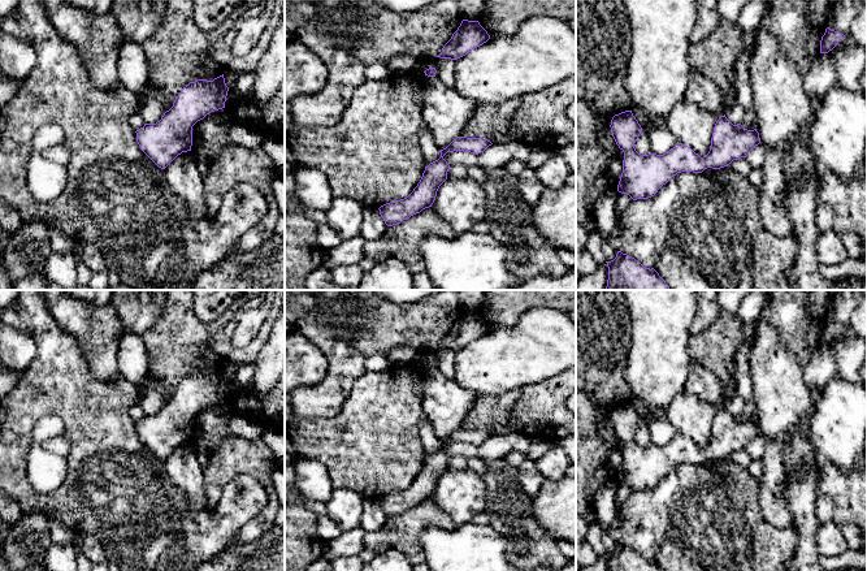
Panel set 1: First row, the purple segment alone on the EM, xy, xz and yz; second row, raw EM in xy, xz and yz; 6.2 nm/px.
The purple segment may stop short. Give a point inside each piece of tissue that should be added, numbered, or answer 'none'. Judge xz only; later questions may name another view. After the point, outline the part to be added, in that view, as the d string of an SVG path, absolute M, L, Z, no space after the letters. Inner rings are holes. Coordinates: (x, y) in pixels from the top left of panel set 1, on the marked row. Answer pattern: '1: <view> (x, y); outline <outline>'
none

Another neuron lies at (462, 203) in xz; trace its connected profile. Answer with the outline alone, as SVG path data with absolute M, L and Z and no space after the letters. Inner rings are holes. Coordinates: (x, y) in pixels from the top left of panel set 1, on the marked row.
M447 178L438 189L432 207L460 235L485 220L486 195L480 182L471 178Z

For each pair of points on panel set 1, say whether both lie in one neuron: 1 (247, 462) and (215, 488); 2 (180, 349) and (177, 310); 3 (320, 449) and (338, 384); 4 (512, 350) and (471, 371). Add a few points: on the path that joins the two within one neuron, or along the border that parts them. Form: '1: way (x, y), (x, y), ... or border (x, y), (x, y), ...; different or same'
1: way (238, 462), (220, 479); same
2: way (178, 340), (177, 319); same
3: border (350, 396), (342, 410), (332, 418), (298, 418); different
4: way (502, 360), (481, 366); same

